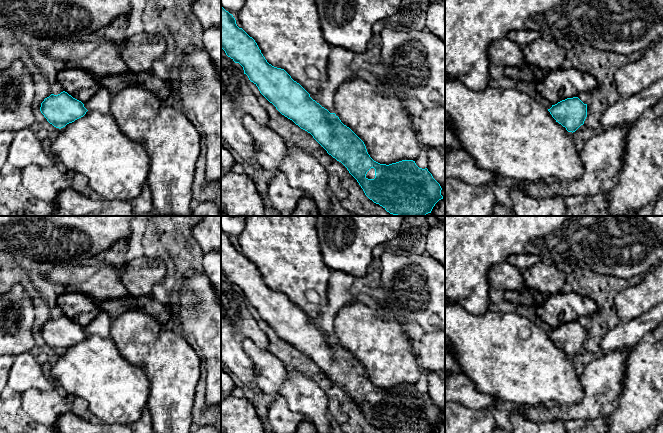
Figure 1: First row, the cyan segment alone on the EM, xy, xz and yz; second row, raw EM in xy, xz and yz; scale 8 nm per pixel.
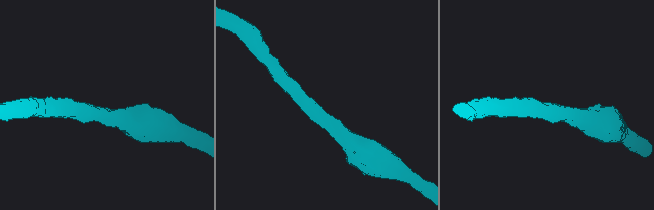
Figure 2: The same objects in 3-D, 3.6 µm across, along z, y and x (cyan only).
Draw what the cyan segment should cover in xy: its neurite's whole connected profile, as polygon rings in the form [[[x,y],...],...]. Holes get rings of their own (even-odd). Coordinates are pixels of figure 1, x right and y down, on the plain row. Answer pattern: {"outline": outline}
{"outline": [[[63,315],[45,322],[41,327],[40,335],[50,348],[61,353],[83,341],[88,334],[81,325]]]}

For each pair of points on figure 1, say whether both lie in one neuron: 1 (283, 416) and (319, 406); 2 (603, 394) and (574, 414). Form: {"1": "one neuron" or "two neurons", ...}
{"1": "two neurons", "2": "one neuron"}

